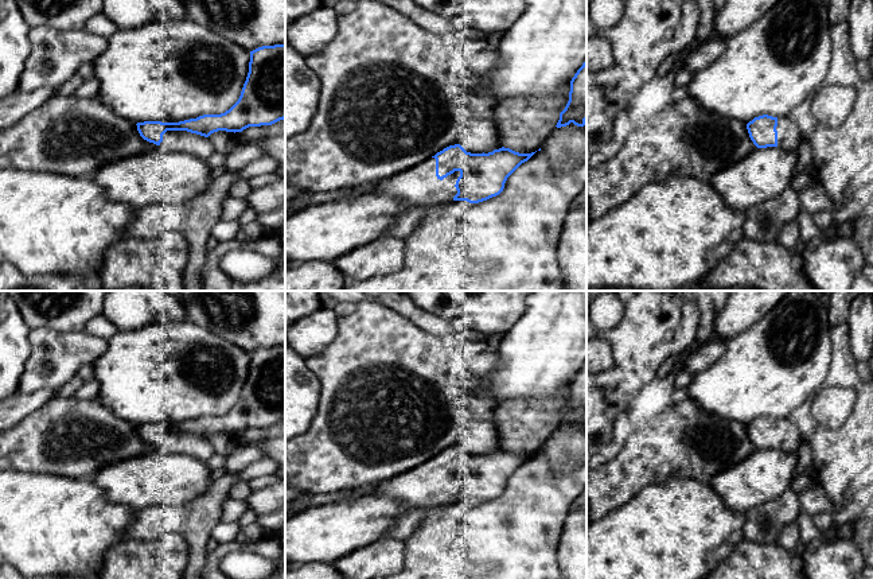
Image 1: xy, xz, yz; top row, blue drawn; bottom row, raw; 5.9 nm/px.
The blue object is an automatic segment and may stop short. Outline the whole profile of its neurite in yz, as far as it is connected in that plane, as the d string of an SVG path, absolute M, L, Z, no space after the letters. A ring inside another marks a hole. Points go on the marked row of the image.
M763 114L749 121L747 129L757 148L782 147L796 151L802 140L799 127L788 116Z

